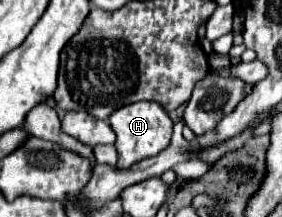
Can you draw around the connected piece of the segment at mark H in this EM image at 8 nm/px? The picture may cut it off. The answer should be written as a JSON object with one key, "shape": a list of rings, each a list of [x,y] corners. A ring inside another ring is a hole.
{"shape":[[[134,102],[114,110],[114,114],[110,114],[110,126],[116,134],[116,150],[120,156],[118,168],[130,168],[134,162],[140,162],[142,158],[152,158],[154,154],[160,154],[170,144],[174,124],[160,104]]]}

